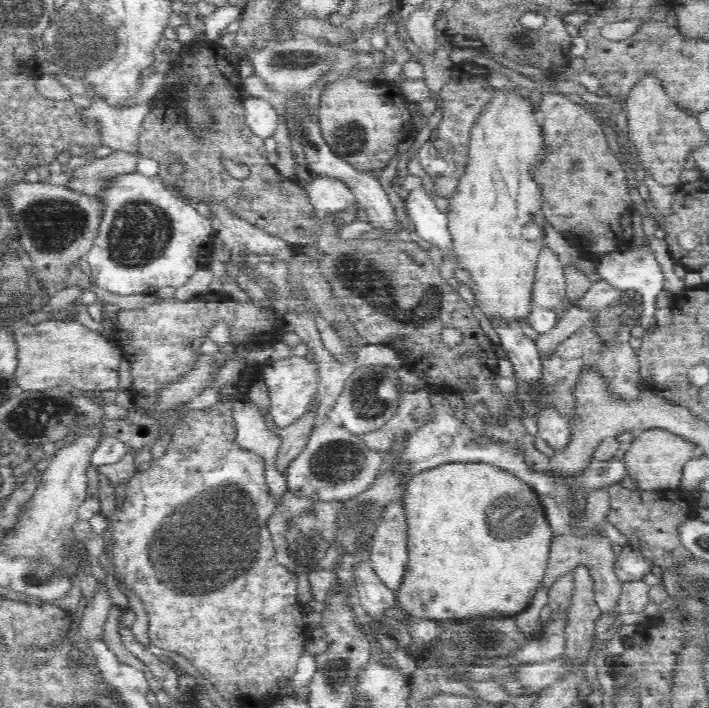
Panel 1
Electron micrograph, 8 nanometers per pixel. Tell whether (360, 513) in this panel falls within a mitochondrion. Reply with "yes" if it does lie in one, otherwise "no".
yes

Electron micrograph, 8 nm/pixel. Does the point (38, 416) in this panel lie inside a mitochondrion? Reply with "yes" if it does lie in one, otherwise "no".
yes

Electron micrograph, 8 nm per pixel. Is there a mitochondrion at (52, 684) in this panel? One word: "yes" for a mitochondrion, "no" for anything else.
no

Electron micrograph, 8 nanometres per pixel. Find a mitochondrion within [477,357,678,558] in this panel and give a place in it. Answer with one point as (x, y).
(549, 394)

